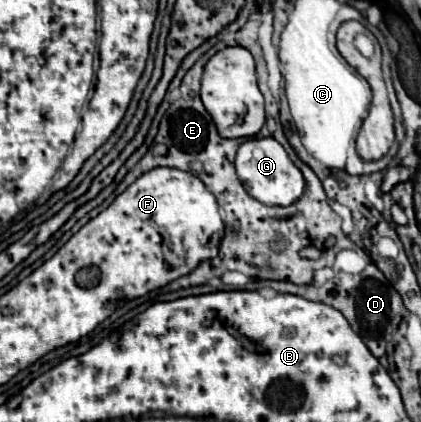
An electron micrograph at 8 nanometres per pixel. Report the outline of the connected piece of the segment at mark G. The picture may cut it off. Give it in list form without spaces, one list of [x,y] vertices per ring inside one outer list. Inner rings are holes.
[[[257,139],[257,141],[245,141],[237,153],[235,159],[237,167],[237,177],[247,189],[251,197],[265,205],[291,205],[297,201],[303,193],[305,181],[301,171],[293,165],[285,149],[275,141],[275,139]]]

